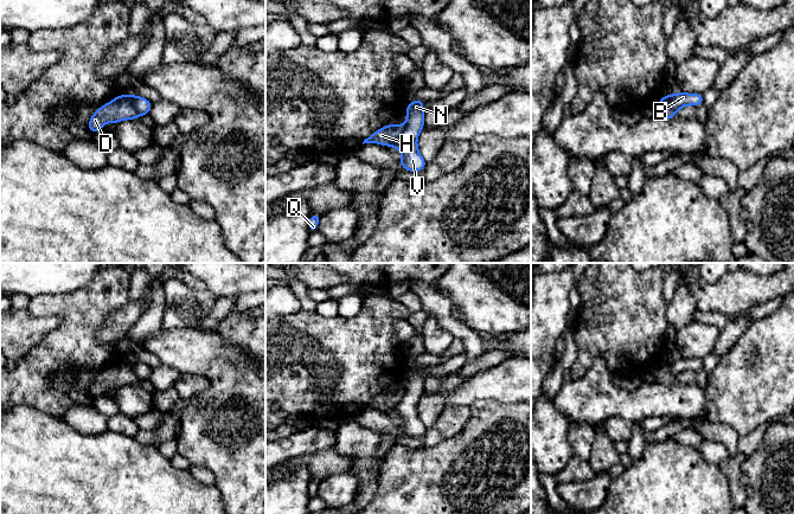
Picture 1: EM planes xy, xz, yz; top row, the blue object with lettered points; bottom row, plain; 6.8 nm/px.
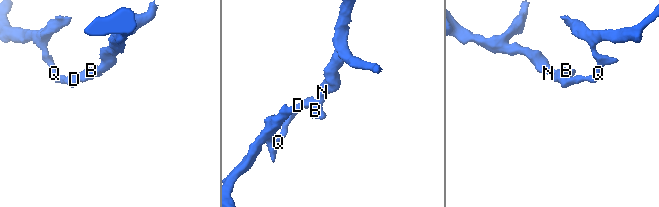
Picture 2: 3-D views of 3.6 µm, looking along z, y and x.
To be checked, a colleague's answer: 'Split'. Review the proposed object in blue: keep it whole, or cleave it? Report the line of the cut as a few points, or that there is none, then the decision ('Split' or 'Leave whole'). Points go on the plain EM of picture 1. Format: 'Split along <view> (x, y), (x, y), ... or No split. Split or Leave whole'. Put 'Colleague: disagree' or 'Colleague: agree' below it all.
Split along xy (127, 360), (139, 380). Split
Colleague: agree

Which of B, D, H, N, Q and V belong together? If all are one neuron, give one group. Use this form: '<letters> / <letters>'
B N V / D H Q

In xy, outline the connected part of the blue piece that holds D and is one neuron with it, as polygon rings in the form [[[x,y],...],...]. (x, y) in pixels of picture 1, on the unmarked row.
[[[120,360],[95,377],[89,385],[88,393],[94,400],[107,387],[116,390],[123,385],[135,385],[139,383],[140,380],[135,375],[132,364],[128,360]]]

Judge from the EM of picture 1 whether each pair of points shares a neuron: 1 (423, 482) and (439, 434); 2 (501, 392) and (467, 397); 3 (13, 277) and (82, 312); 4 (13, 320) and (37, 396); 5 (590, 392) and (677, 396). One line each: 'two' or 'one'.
1: two
2: one
3: two
4: two
5: one

